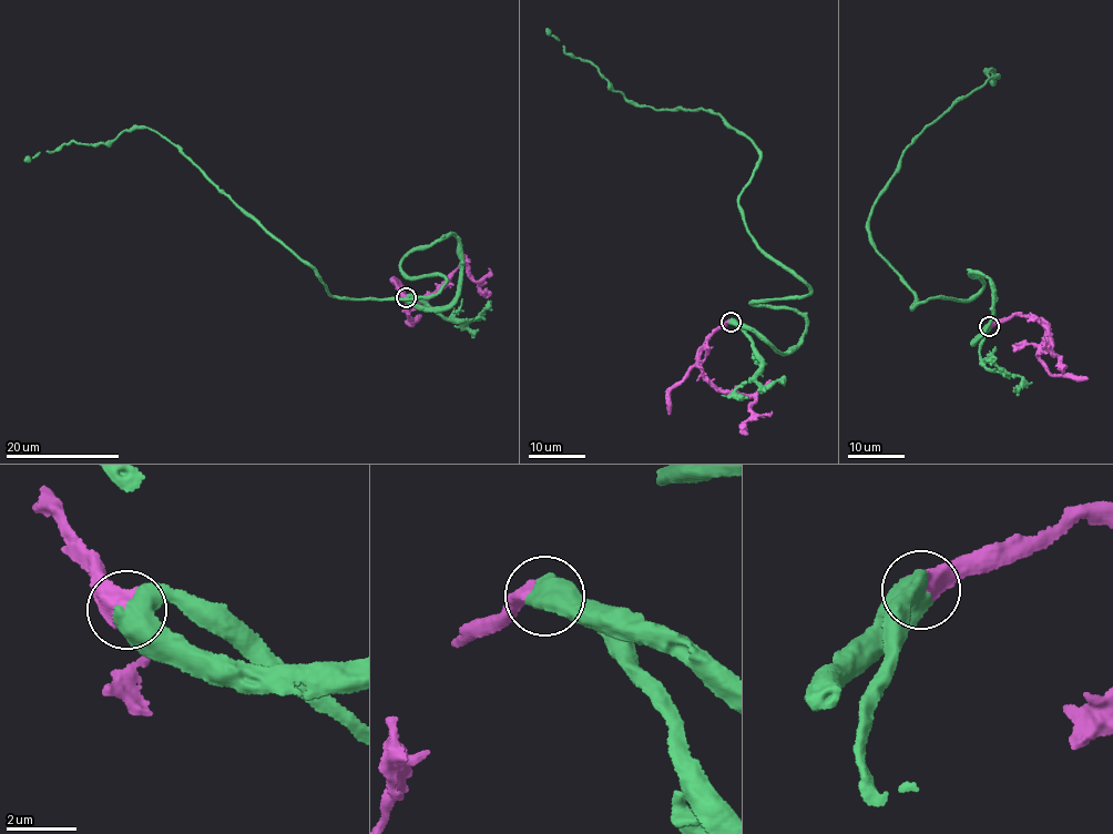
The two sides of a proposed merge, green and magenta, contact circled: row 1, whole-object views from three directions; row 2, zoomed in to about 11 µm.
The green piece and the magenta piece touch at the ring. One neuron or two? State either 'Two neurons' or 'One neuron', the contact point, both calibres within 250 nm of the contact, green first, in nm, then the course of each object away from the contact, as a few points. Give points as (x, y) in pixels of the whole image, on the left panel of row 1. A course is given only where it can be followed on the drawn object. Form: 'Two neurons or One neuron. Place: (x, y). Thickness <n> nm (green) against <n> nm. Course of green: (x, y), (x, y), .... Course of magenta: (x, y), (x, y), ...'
One neuron. Place: (406, 297). Thickness 600 nm (green) against 700 nm. Course of green: (406, 298), (453, 299), (456, 235), (401, 261), (445, 276), (431, 296), (341, 299), (147, 128), (23, 161). Course of magenta: (406, 298), (401, 297), (394, 280), (412, 301), (424, 299), (465, 264), (468, 266), (468, 276), (491, 296)

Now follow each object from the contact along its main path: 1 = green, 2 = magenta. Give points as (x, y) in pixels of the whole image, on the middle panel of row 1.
1: (731, 322), (783, 353), (805, 329), (751, 304), (809, 293), (747, 229), (755, 148), (547, 28)
2: (731, 322), (720, 325), (697, 356), (705, 379), (721, 389), (754, 397), (743, 426), (745, 435)

